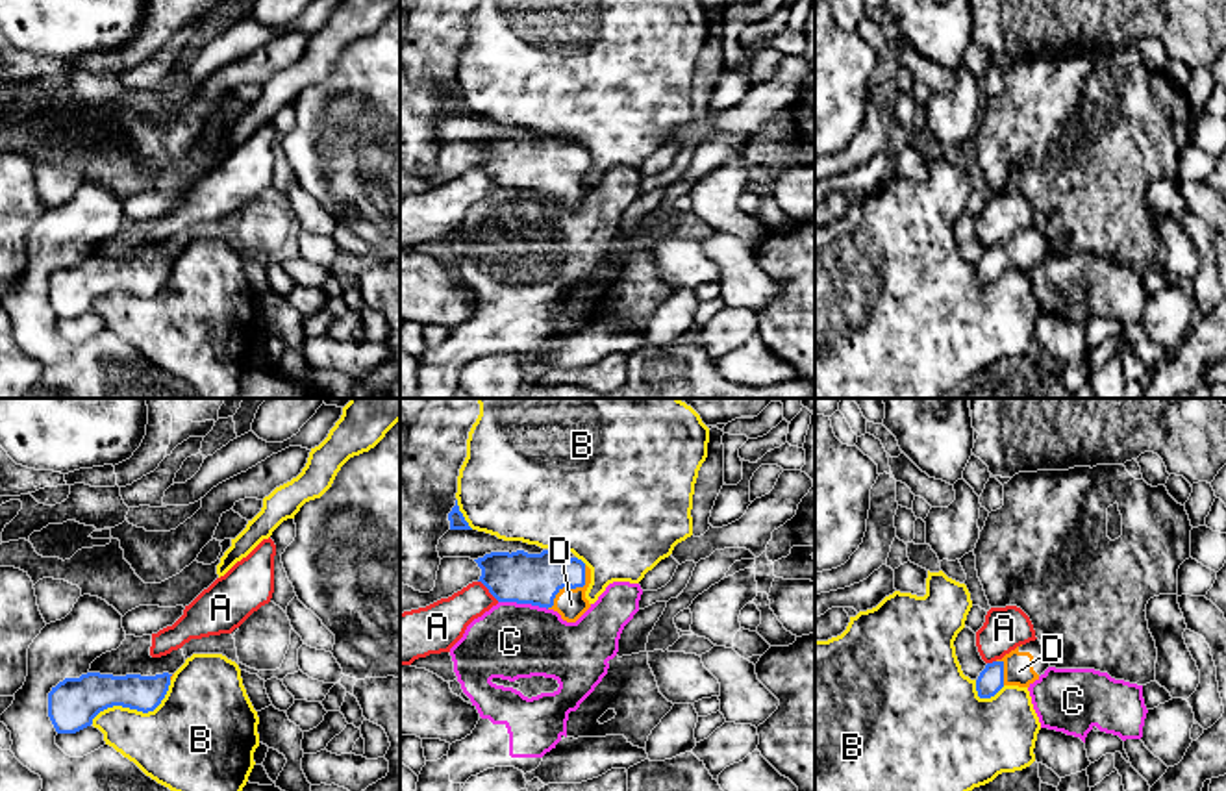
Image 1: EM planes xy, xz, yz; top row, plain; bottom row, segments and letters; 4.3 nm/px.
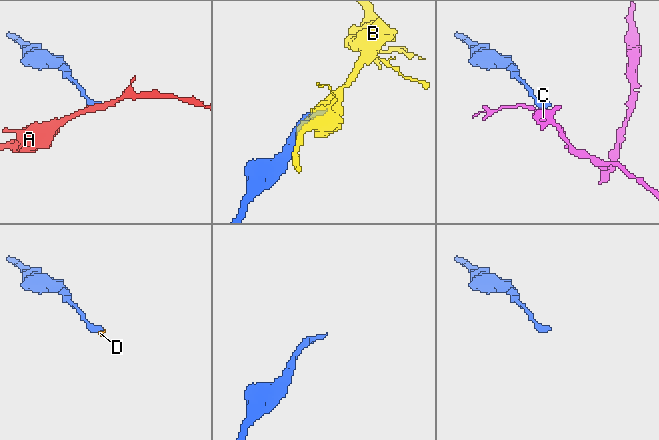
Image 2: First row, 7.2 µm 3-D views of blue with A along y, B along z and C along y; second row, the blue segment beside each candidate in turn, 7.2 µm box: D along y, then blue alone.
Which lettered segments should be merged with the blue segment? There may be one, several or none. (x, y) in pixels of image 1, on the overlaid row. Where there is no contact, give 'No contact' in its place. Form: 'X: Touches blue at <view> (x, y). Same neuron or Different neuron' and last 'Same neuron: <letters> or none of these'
A: Touches blue at xz (489, 591). Different neuron
B: Touches blue at xy (136, 708). Different neuron
C: Touches blue at xz (523, 602). Different neuron
D: Touches blue at xz (571, 588). Same neuron
Same neuron: D

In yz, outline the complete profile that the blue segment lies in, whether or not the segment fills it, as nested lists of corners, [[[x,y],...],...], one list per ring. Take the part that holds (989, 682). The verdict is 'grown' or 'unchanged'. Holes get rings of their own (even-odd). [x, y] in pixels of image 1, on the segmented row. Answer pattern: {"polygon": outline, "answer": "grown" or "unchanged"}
{"polygon": [[[1030,641],[1002,659],[985,665],[976,680],[978,697],[991,698],[1004,685],[1030,687],[1048,667],[1048,652],[1041,641]]], "answer": "grown"}

